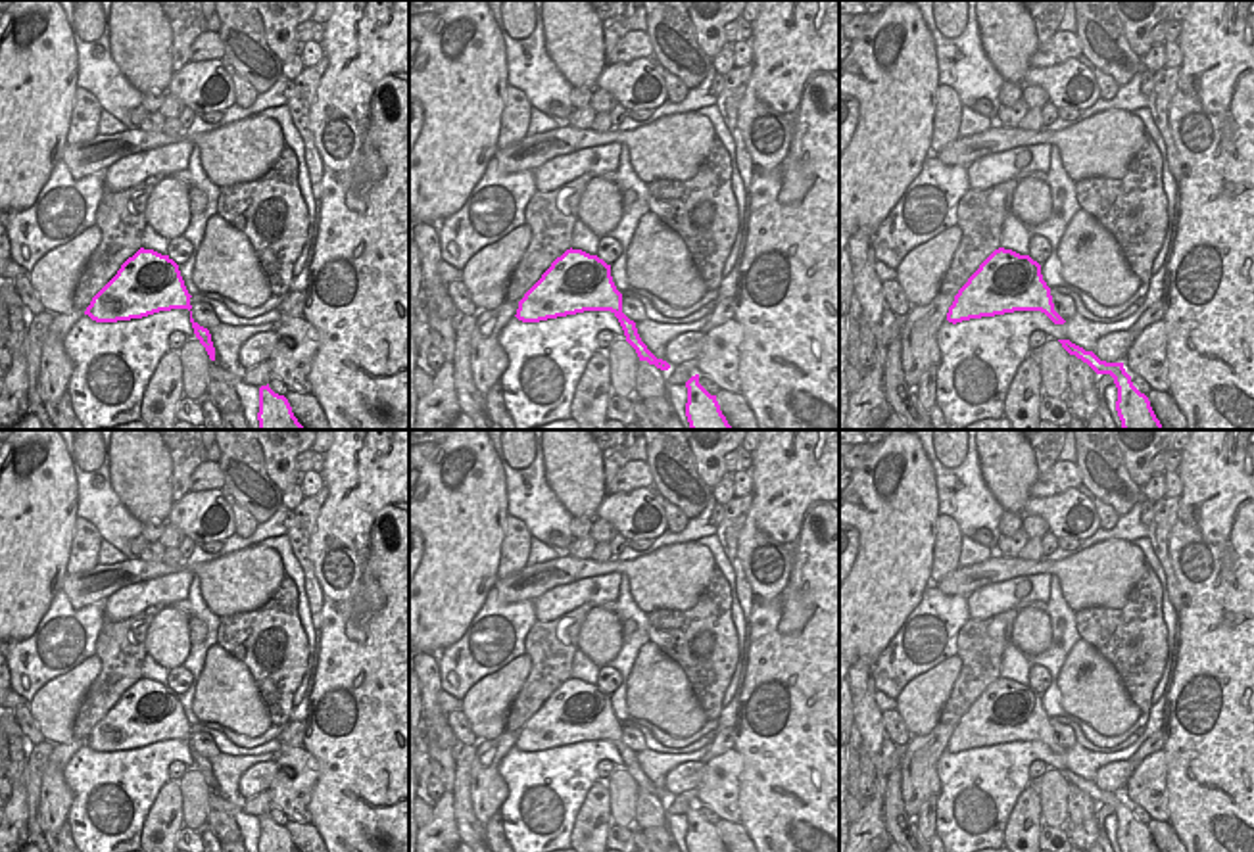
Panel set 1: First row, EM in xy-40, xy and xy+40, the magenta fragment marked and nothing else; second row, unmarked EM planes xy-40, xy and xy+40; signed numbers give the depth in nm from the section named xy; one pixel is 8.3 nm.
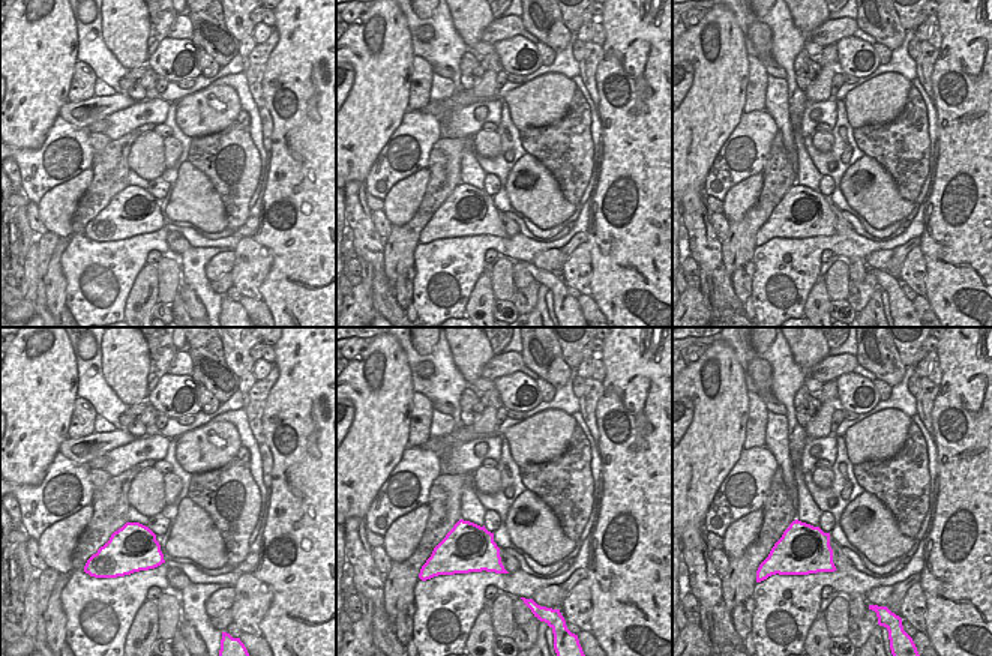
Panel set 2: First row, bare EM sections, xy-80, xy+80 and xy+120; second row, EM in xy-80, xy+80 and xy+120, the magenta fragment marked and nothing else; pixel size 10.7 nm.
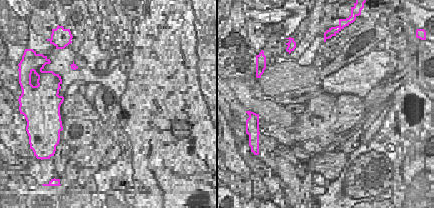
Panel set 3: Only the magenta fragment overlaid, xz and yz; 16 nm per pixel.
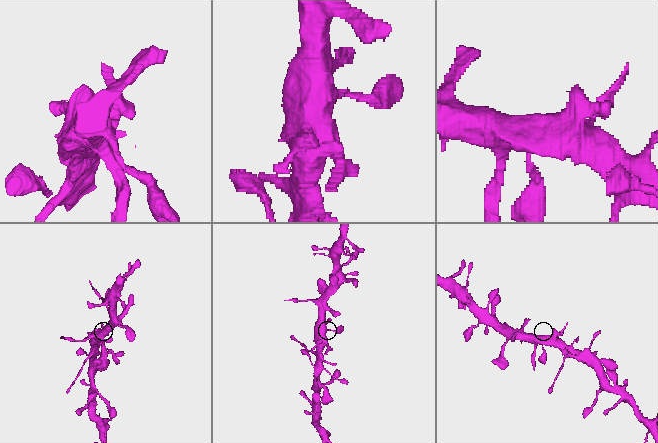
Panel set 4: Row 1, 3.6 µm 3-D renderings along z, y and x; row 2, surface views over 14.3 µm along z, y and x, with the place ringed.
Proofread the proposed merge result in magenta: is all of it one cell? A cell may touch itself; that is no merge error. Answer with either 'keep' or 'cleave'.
keep

